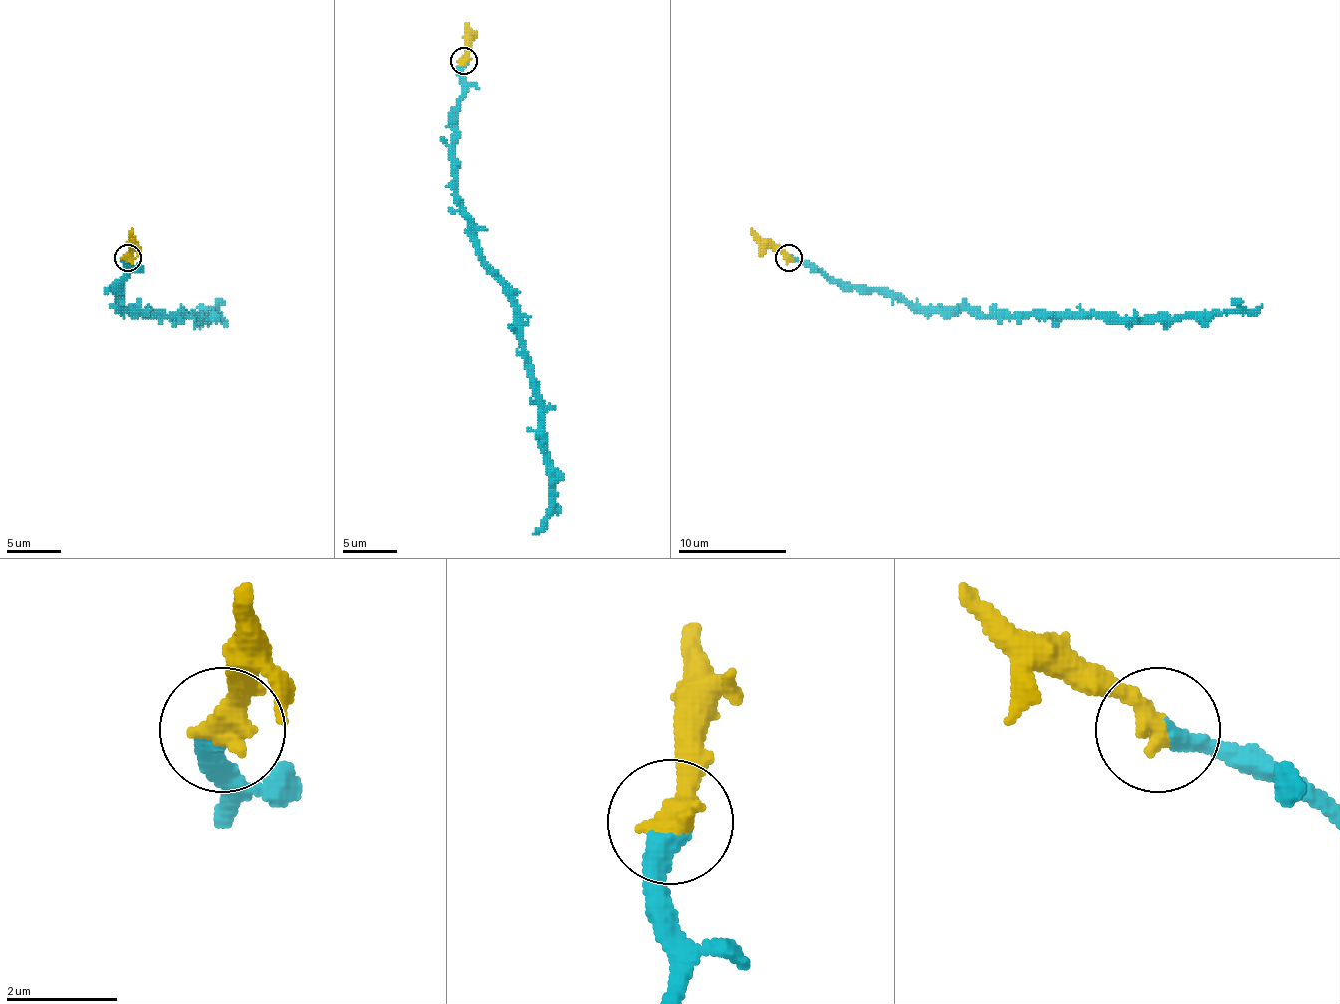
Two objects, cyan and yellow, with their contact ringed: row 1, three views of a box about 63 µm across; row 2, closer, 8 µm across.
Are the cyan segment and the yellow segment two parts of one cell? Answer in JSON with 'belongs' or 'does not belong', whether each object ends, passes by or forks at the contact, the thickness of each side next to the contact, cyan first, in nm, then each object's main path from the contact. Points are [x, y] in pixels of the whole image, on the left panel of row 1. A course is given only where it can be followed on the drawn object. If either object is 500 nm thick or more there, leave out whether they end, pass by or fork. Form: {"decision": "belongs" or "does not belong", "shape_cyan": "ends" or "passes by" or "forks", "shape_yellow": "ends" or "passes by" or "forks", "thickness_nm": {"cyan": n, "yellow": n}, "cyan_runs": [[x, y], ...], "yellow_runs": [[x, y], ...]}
{"decision": "belongs", "shape_cyan": "ends", "shape_yellow": "ends", "thickness_nm": {"cyan": 380, "yellow": 480}, "cyan_runs": [[126, 258], [118, 288], [118, 304], [124, 310], [145, 315], [205, 318], [213, 312], [197, 307]], "yellow_runs": [[126, 258], [132, 228]]}

